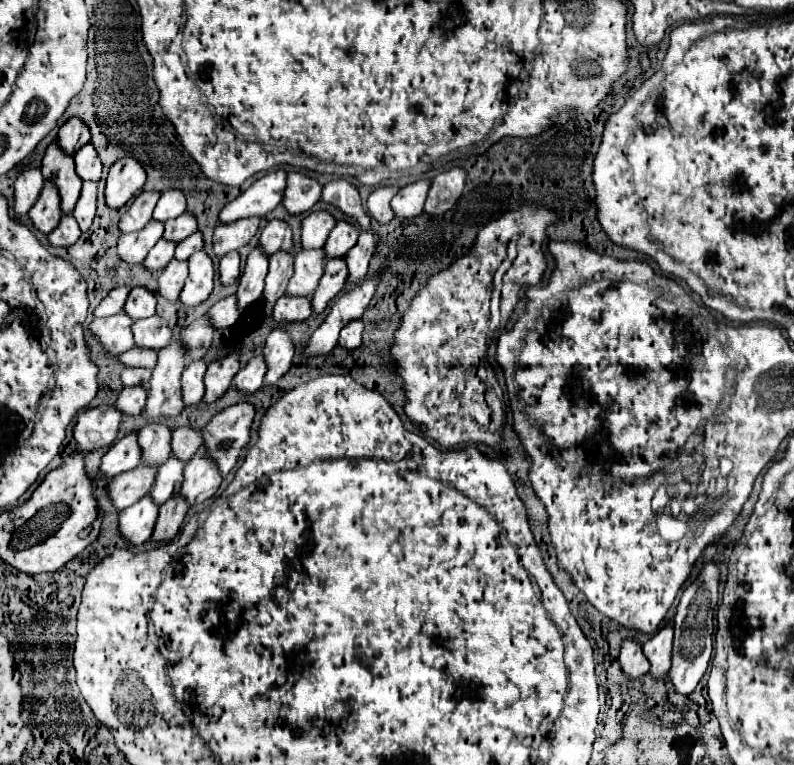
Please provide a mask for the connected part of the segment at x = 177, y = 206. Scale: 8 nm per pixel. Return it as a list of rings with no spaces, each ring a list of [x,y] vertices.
[[[166,191],[164,195],[160,195],[154,215],[152,219],[156,221],[168,221],[174,217],[180,217],[186,211],[186,197],[182,191]]]

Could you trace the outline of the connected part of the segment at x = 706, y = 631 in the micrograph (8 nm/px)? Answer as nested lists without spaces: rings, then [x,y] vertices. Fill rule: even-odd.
[[[714,563],[704,565],[698,579],[684,591],[682,601],[678,603],[674,615],[674,645],[672,645],[672,667],[670,667],[670,681],[672,689],[678,695],[690,695],[702,675],[708,669],[710,655],[712,655],[712,629],[714,629],[714,611],[718,603],[718,567]]]

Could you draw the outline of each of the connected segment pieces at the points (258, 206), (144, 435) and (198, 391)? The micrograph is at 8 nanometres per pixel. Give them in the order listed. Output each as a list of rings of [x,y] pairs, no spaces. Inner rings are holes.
[[[274,171],[258,179],[254,185],[250,185],[240,197],[236,197],[232,203],[228,203],[220,215],[220,223],[234,223],[238,219],[246,217],[264,217],[266,213],[274,211],[280,203],[280,195],[284,191],[284,171]]]
[[[148,423],[140,429],[138,447],[142,451],[144,465],[160,467],[160,463],[170,457],[170,437],[172,431],[164,423]]]
[[[196,361],[190,363],[184,373],[182,373],[182,401],[186,407],[200,403],[200,399],[204,397],[204,371],[206,371],[206,363],[204,361]]]

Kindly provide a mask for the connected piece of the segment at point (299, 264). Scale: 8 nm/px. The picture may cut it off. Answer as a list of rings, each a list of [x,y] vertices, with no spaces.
[[[312,249],[312,251],[298,251],[294,257],[294,275],[290,277],[286,295],[288,297],[312,297],[312,291],[318,287],[320,275],[324,273],[324,251]]]

